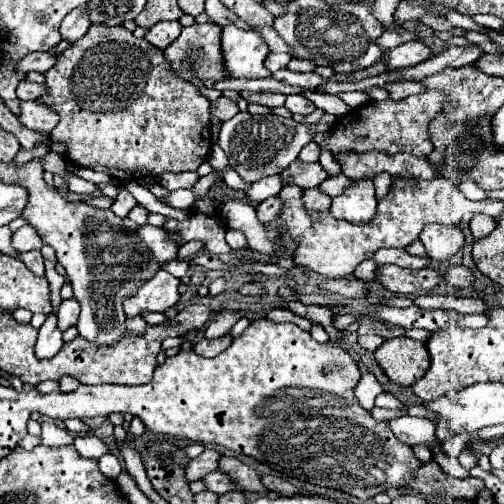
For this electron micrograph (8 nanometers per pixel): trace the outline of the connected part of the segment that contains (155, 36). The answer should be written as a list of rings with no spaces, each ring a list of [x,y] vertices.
[[[162,21],[148,31],[146,39],[158,49],[166,49],[176,39],[176,35],[180,35],[180,31],[182,31],[182,25],[178,21]]]

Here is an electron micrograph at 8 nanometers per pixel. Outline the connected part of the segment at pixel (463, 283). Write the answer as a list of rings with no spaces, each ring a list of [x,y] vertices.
[[[456,265],[446,273],[446,281],[458,289],[468,289],[474,283],[474,275],[470,269],[466,269],[464,265]]]

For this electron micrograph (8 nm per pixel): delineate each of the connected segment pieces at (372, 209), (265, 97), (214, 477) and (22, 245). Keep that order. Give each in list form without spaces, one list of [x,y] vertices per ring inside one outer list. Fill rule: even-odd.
[[[372,179],[352,181],[352,185],[346,187],[342,195],[332,199],[330,213],[352,223],[368,223],[376,213],[376,193]]]
[[[242,91],[240,95],[248,103],[258,103],[258,105],[266,105],[266,107],[280,107],[286,99],[286,95],[282,95],[282,93],[248,93],[248,91]]]
[[[214,471],[214,473],[208,473],[204,477],[204,483],[206,483],[206,489],[218,493],[218,495],[224,495],[228,491],[236,491],[236,487],[232,487],[232,479],[228,479],[228,475],[224,475],[222,471]]]
[[[22,227],[14,233],[14,239],[12,239],[12,245],[16,251],[32,251],[32,249],[42,249],[44,241],[40,237],[40,233],[34,231],[34,227]]]

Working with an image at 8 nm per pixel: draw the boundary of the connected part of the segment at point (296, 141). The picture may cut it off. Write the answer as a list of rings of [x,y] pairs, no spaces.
[[[238,113],[228,123],[222,123],[218,145],[228,155],[232,169],[246,181],[256,183],[268,175],[278,175],[284,171],[300,153],[304,145],[312,141],[310,125],[296,123],[294,119],[284,119],[278,115],[250,115]]]

